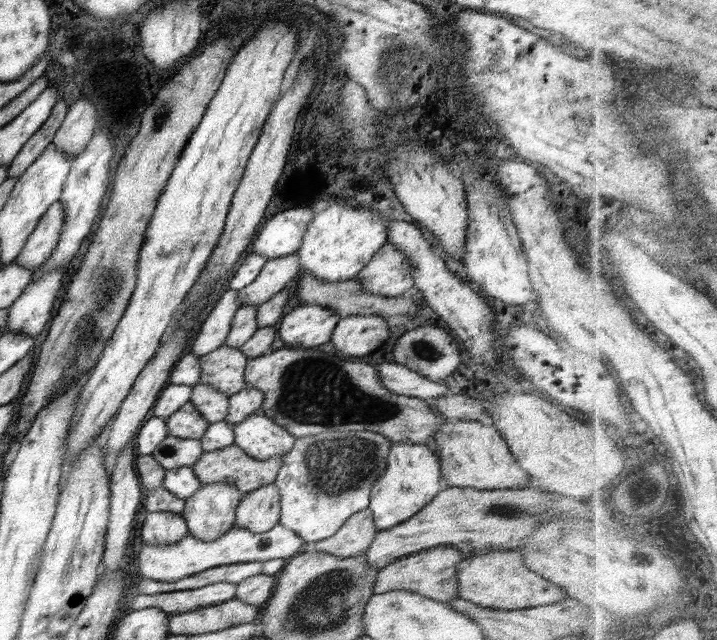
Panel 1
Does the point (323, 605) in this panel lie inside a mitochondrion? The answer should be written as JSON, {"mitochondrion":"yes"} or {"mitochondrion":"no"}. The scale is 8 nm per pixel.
{"mitochondrion":"yes"}

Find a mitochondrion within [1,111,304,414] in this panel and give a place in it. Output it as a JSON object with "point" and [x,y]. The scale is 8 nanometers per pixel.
{"point":[108,284]}

